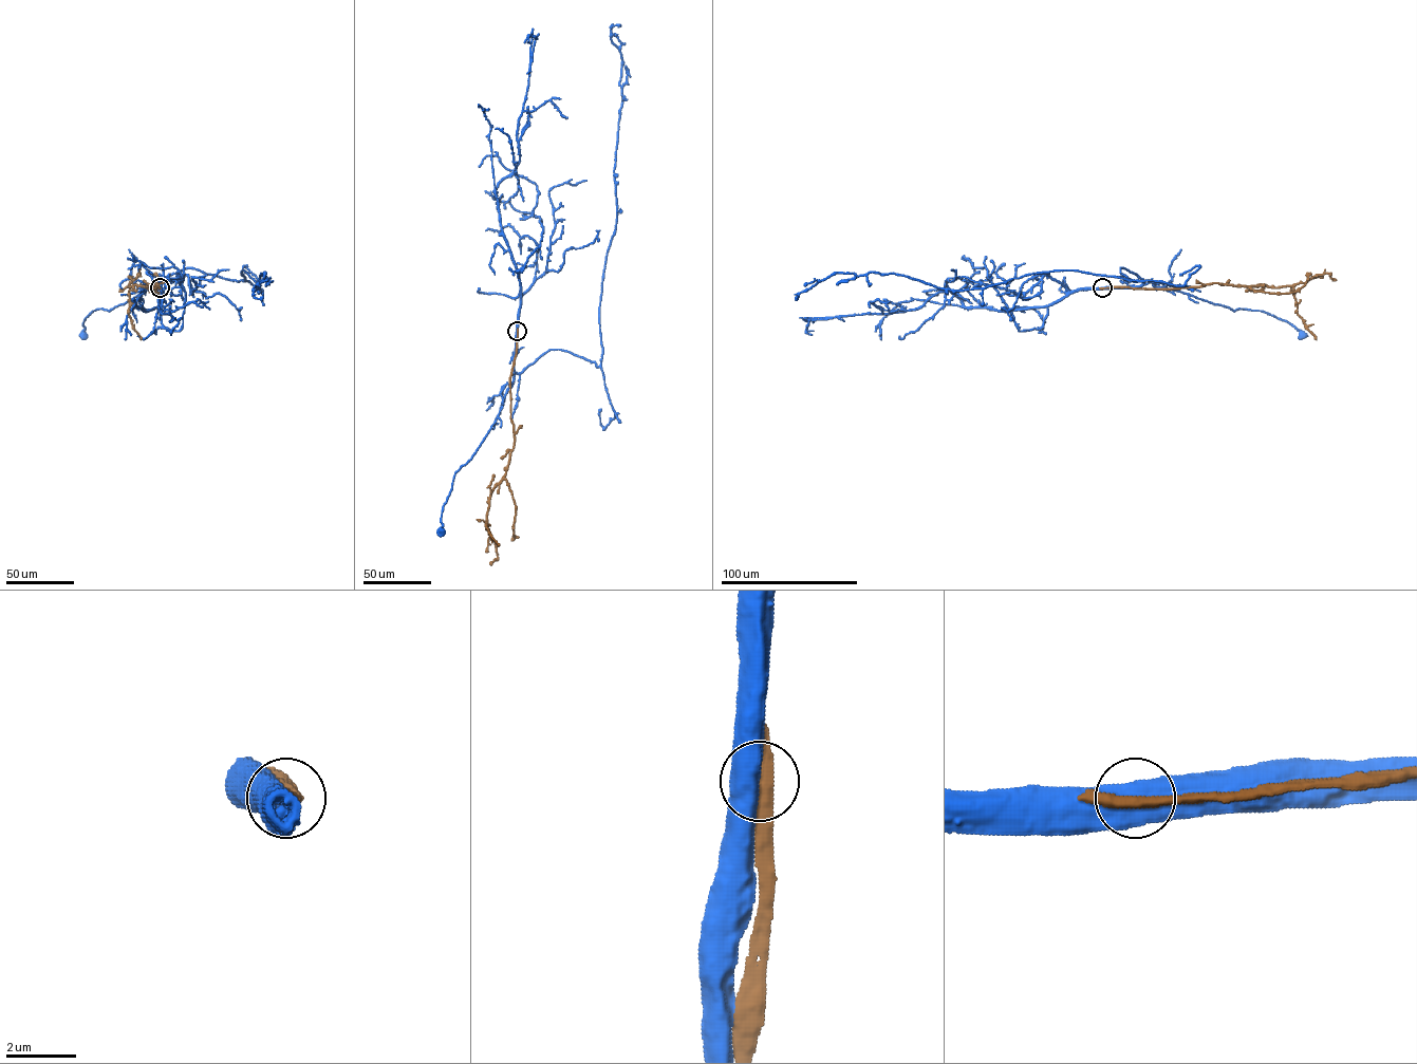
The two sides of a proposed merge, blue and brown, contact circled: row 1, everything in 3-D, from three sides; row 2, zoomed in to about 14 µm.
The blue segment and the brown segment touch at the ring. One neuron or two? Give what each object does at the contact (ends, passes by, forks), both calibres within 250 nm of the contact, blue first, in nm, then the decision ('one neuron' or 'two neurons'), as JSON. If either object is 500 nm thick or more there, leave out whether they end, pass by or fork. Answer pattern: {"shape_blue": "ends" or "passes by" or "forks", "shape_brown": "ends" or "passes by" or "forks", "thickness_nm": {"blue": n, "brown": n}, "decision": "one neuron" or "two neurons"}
{"thickness_nm": {"blue": 800, "brown": 340}, "decision": "two neurons"}

